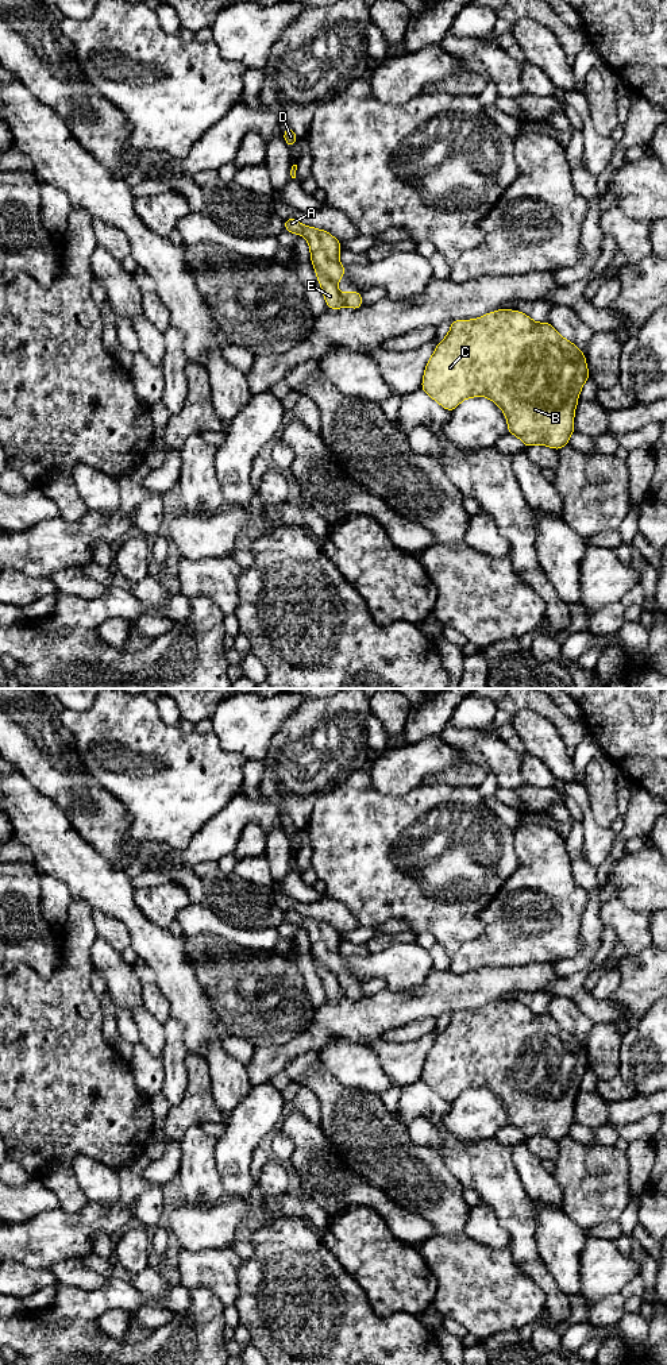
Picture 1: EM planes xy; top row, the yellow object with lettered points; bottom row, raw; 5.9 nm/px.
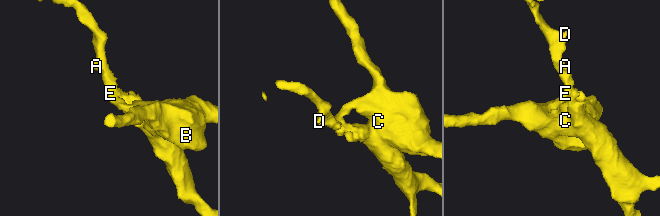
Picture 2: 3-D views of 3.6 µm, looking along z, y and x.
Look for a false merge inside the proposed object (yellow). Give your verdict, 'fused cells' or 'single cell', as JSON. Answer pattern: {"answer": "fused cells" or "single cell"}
{"answer": "fused cells"}

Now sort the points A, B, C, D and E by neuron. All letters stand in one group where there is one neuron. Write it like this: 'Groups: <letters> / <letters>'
Groups: A D / B C E

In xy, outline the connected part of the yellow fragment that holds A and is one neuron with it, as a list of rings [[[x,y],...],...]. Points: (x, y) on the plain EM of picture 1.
[[[286,910],[285,921],[304,928],[309,934],[311,952],[316,964],[324,965],[334,973],[340,973],[344,957],[339,952],[340,933],[329,924],[304,917],[296,910]]]

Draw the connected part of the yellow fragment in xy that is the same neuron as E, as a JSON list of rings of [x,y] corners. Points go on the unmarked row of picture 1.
[[[316,964],[316,968],[323,980],[323,986],[324,986],[327,998],[331,1000],[340,1000],[340,999],[346,998],[336,975],[321,964]]]

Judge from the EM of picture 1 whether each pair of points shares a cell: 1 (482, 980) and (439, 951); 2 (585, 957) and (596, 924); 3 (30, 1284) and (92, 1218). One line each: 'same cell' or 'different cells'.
1: different cells
2: same cell
3: different cells

